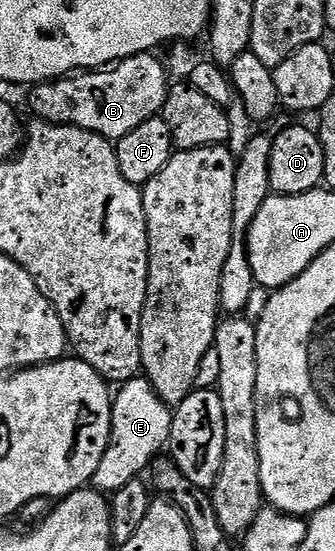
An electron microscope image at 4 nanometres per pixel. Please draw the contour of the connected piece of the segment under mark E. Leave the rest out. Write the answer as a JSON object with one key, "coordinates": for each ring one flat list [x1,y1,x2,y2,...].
{"coordinates":[[144,376,134,377,121,385,111,404,113,420,110,427,110,443,92,481,99,491,110,494,137,479,145,468,147,471,155,458,167,447,173,416,171,407,159,398,154,387]]}

